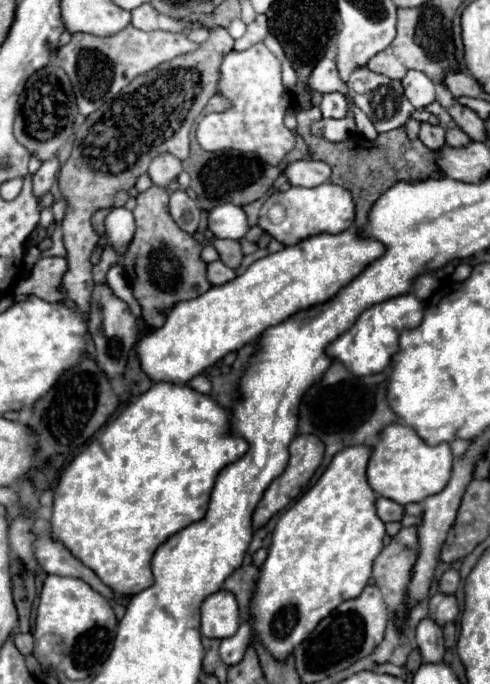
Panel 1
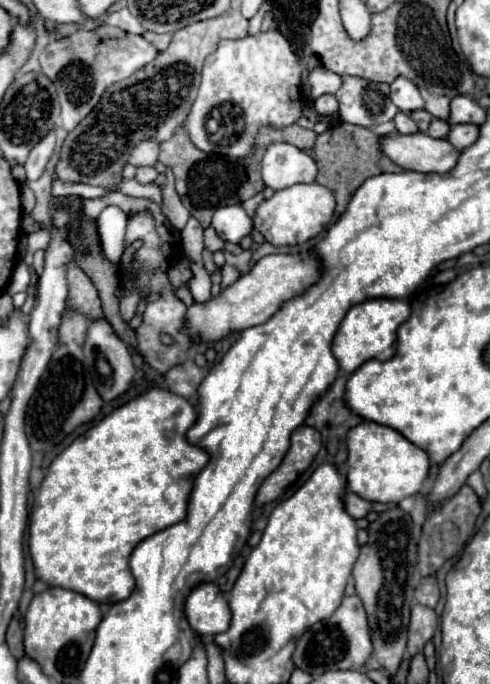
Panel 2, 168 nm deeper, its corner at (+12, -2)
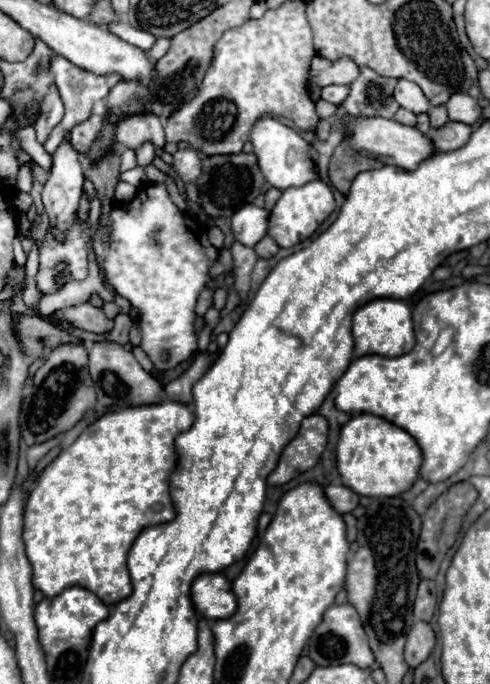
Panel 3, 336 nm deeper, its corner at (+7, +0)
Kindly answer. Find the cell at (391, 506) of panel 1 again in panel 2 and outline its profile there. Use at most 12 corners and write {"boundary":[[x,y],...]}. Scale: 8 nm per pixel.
{"boundary":[[354,492],[346,494],[346,510],[352,518],[364,518],[372,504]]}

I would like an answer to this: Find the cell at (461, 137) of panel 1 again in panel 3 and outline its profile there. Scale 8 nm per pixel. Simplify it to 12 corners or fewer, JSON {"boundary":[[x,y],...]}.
{"boundary":[[431,106],[431,128],[449,120],[445,106]]}

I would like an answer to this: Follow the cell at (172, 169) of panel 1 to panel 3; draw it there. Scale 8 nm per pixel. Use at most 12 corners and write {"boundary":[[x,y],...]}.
{"boundary":[[151,112],[113,124],[117,142],[165,146],[161,118]]}

